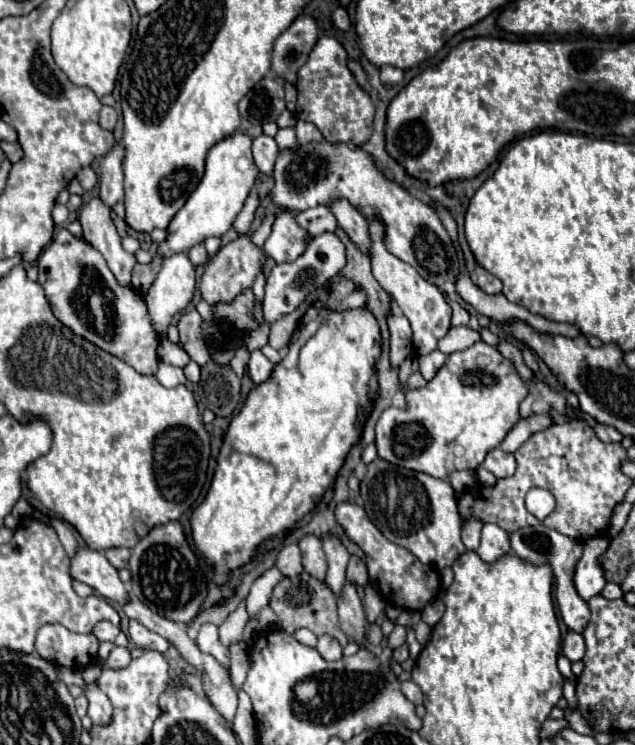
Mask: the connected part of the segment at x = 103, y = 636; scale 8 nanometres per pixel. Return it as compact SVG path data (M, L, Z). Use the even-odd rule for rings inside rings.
M103 620L103 622L95 624L95 628L93 628L93 634L95 634L99 640L109 640L109 642L115 642L115 638L117 638L119 632L121 632L119 626L111 624L109 620Z

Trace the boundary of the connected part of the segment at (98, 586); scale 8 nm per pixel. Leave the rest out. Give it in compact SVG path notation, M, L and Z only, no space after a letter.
M89 546L77 548L69 566L71 578L91 586L97 594L107 600L115 600L119 604L129 600L129 594L123 588L123 582L117 576L117 570L109 564L103 552L93 550Z

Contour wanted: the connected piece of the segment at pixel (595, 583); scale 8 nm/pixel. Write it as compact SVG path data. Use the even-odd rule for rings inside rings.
M605 534L593 536L585 542L583 548L583 558L577 564L575 576L573 576L573 584L577 594L587 602L593 596L601 594L603 586L607 584L605 576L603 576L603 568L599 568L599 556L607 550L609 538Z

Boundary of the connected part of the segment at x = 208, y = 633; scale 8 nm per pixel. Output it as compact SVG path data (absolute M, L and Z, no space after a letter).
M205 624L199 632L199 638L197 638L197 644L203 652L211 654L221 666L225 666L229 670L229 648L223 646L219 642L219 636L217 636L217 626L213 624Z

